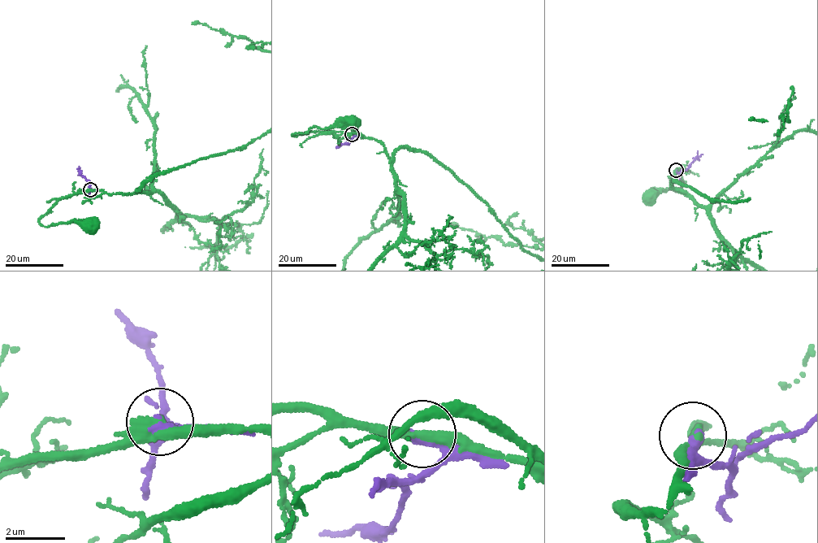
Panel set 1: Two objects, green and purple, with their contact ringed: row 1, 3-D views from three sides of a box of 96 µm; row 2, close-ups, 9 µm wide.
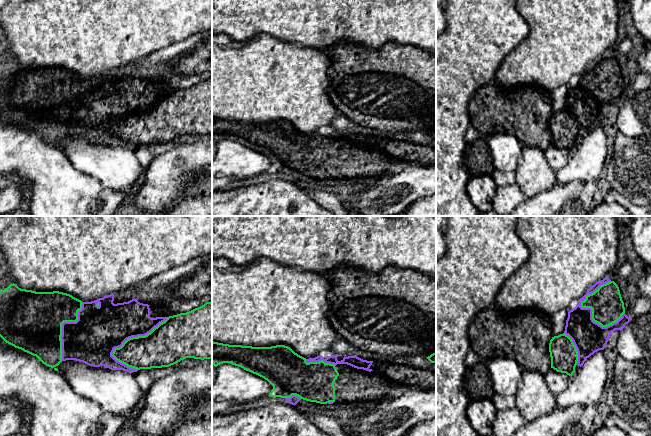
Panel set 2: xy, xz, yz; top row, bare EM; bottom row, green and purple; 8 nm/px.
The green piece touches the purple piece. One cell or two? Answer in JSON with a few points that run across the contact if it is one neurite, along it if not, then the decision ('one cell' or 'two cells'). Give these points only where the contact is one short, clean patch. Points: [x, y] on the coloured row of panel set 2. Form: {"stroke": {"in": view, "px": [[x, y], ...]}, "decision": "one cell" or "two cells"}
{"decision": "two cells"}

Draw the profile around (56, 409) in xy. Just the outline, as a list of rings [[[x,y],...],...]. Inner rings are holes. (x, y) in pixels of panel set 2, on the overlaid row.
[[[0,337],[0,399],[17,398],[31,413],[30,436],[115,436],[125,417],[106,412],[74,391],[65,376]]]

